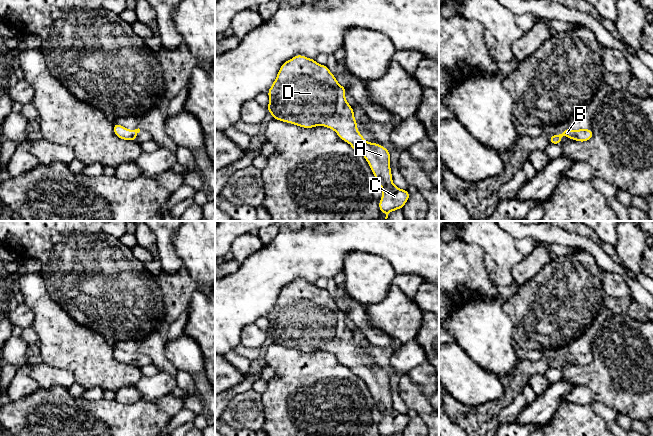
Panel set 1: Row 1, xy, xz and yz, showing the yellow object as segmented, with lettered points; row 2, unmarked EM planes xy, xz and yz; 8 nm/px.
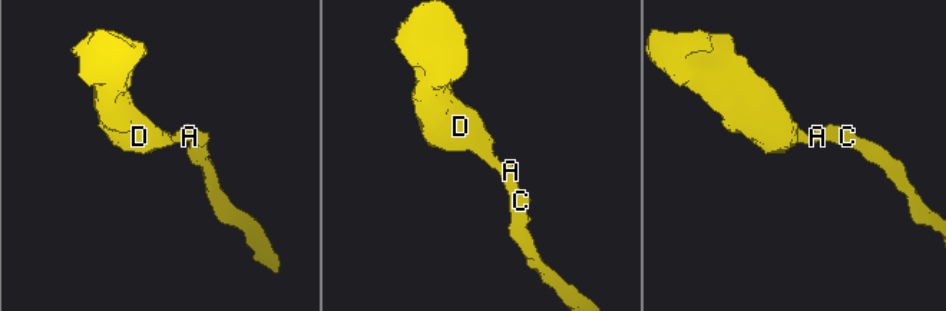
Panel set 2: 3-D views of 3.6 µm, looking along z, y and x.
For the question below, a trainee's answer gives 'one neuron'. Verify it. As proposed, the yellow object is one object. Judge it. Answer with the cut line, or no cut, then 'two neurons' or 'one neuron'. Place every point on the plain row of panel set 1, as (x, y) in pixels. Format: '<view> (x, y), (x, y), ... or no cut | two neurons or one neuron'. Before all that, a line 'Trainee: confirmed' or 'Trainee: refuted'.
Trainee: confirmed
no cut | one neuron

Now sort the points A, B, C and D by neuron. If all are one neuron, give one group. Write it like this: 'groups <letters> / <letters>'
groups A B C D

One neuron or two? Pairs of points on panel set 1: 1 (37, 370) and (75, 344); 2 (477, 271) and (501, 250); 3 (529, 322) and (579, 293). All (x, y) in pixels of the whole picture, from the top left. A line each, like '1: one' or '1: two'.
1: two
2: two
3: one

